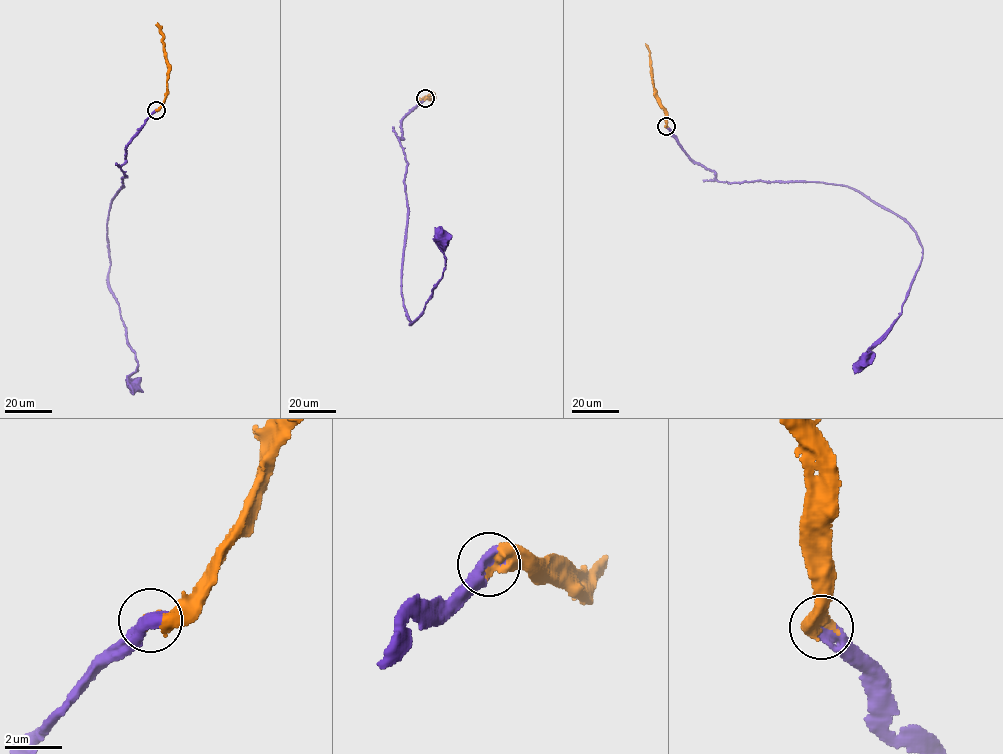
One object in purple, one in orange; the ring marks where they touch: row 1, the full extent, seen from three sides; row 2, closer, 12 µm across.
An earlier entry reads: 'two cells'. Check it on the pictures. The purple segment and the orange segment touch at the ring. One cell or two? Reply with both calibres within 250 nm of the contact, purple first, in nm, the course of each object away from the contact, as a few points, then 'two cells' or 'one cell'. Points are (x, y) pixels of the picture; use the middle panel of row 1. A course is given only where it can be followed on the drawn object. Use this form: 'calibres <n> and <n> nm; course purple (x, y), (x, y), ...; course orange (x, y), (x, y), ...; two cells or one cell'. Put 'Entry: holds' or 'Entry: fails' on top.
Entry: fails
calibres 550 and 400 nm; course purple (425, 98), (403, 118), (399, 140), (407, 163), (401, 290), (411, 325), (442, 277), (442, 238); course orange (425, 98), (434, 98), (432, 94), (423, 99), (417, 97); one cell

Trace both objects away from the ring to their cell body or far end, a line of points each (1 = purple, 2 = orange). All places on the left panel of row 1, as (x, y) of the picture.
1: (156, 110), (129, 142), (121, 168), (126, 176), (107, 223), (108, 289), (138, 362), (129, 377), (133, 387)
2: (156, 110), (166, 95), (168, 67), (163, 33), (157, 22)

